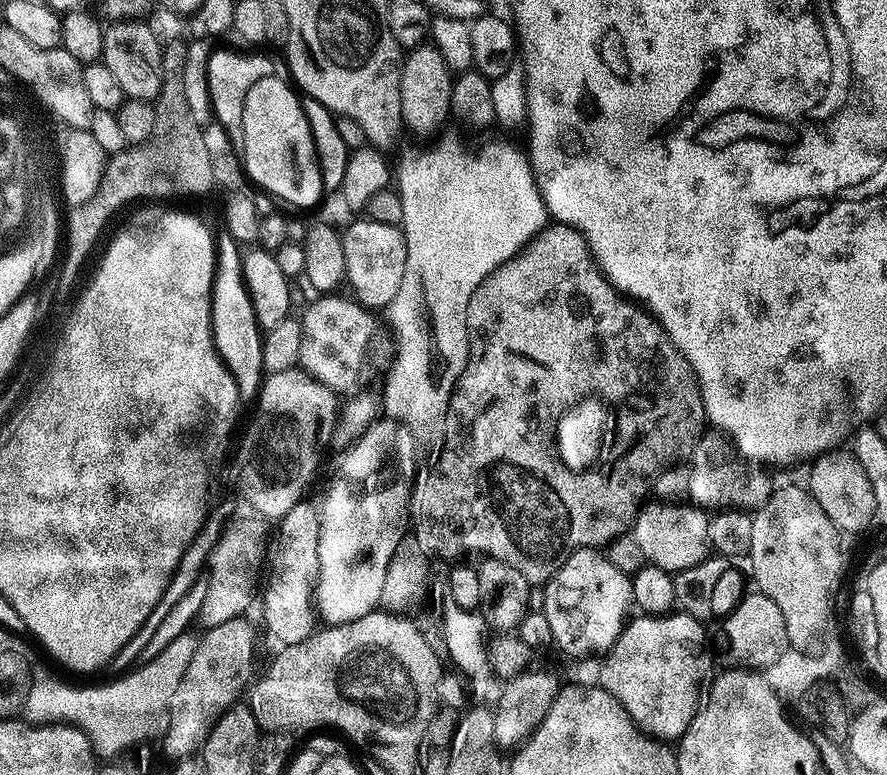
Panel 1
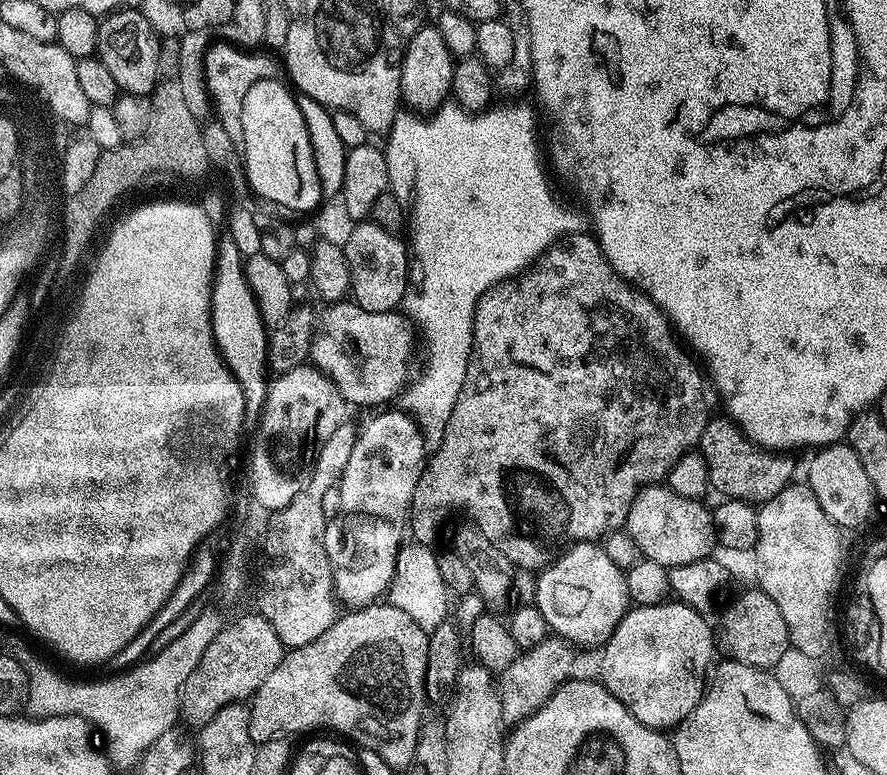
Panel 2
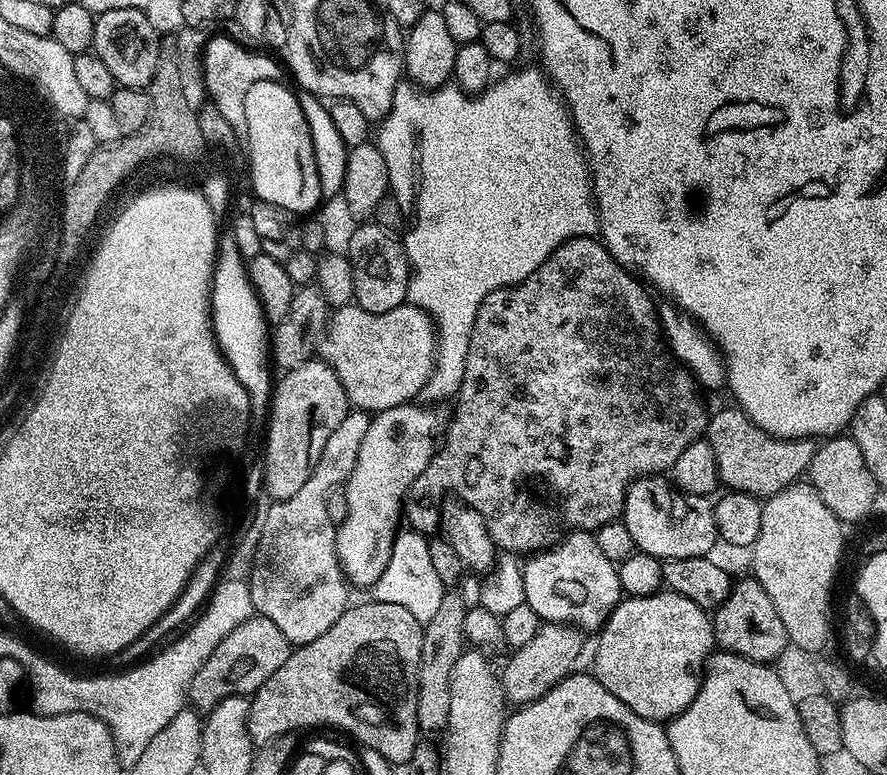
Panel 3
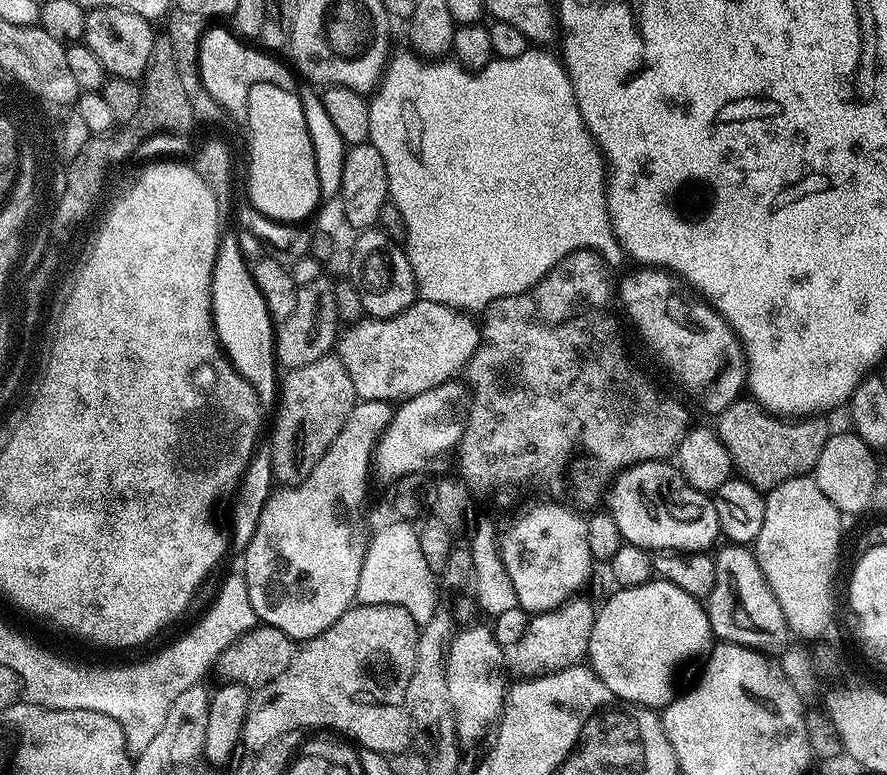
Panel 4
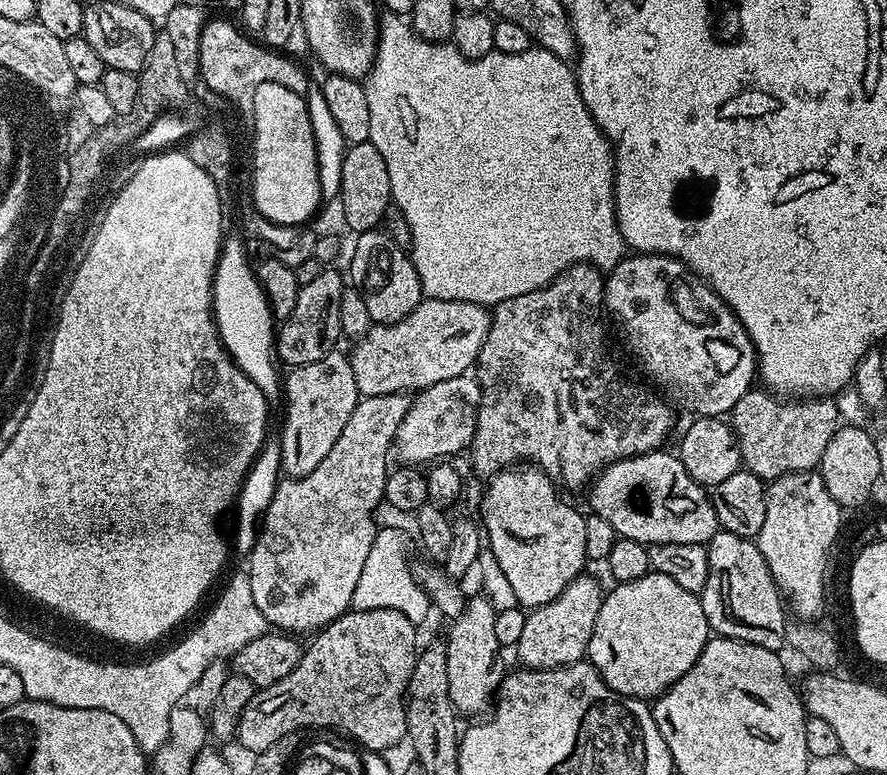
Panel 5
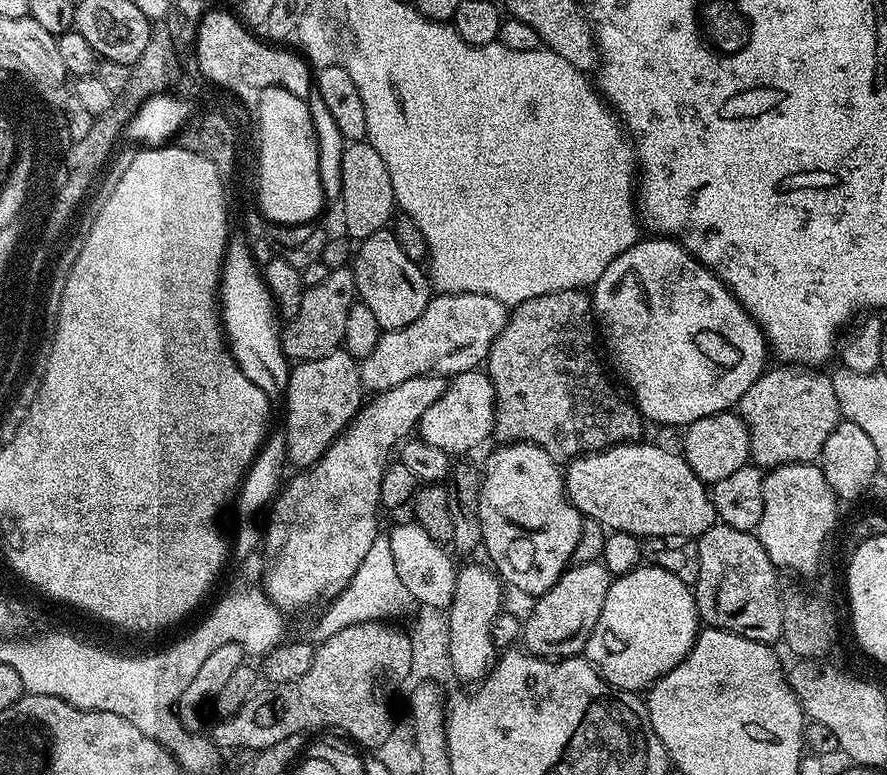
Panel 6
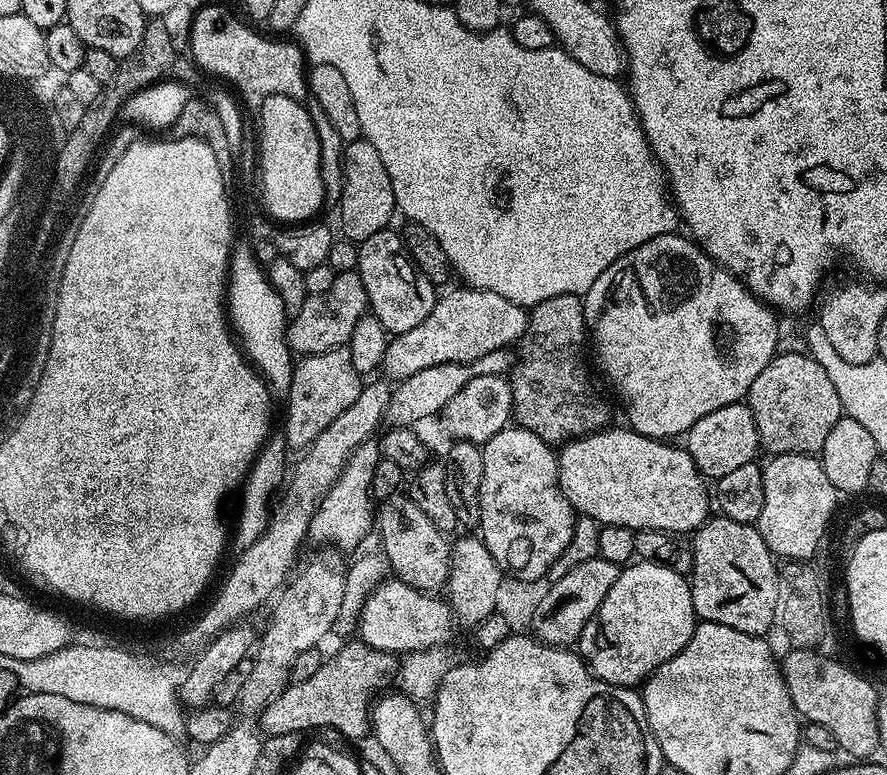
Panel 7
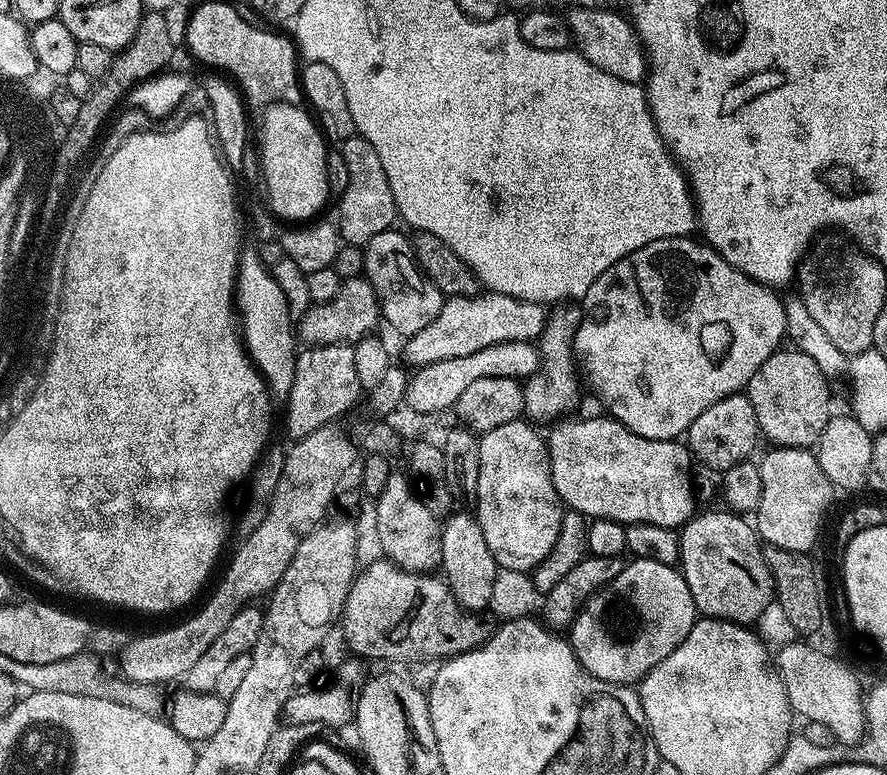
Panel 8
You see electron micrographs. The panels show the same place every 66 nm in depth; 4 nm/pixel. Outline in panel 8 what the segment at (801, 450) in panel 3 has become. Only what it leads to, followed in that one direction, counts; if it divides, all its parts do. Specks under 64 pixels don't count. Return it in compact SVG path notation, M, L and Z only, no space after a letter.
M777 350L758 366L754 378L750 378L746 395L750 406L754 406L761 437L768 439L769 445L811 449L819 442L822 430L826 430L833 411L832 392L828 389L830 380L810 354L784 351Z

